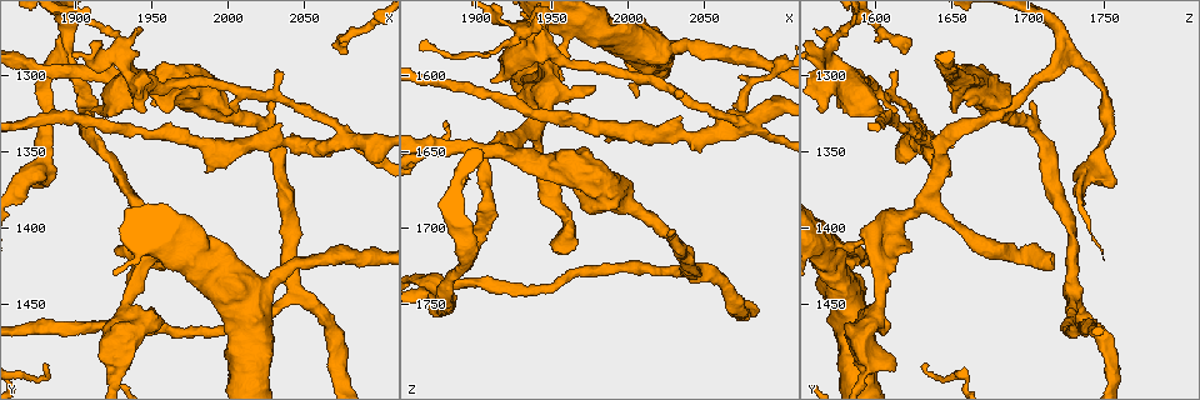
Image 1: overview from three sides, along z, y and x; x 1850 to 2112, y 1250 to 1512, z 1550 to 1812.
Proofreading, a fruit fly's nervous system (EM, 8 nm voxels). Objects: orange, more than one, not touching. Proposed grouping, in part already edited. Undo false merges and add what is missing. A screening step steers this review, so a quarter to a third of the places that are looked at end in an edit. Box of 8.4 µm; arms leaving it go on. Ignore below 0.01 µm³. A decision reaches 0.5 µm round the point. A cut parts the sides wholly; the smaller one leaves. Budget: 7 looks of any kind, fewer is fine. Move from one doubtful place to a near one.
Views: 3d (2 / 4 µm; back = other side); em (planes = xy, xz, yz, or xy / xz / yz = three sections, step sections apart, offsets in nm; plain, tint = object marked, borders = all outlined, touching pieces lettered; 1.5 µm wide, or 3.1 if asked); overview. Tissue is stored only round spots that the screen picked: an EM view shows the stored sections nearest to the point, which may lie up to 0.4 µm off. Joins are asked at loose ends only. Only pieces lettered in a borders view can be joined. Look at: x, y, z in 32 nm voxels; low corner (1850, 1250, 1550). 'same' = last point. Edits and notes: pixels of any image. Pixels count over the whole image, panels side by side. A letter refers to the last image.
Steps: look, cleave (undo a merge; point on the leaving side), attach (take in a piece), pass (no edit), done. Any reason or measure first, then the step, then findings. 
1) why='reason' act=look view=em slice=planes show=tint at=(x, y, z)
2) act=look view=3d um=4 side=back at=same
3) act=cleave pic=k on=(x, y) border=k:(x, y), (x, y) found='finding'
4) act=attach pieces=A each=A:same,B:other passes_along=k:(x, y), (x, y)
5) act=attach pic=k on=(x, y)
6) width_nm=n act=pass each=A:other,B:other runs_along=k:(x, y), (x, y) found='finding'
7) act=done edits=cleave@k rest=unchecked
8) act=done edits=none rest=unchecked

why='three-way junction' act=look view=3d um=2 at=(1938, 1382, 1634)

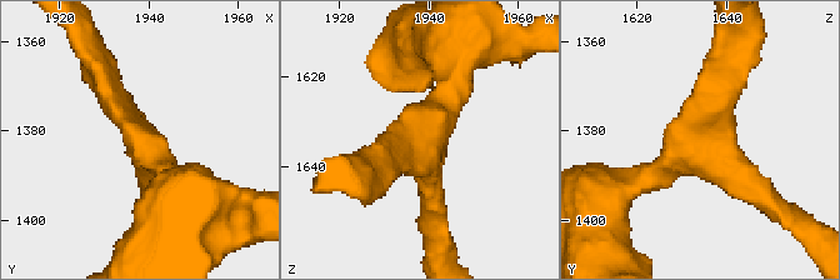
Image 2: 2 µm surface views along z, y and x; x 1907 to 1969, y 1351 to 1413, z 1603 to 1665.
arms=3 arm_widths_nm=170,220,360 why='now the EM' act=look view=em slice=yz step=8 show=tint at=(1940, 1383, 1635)

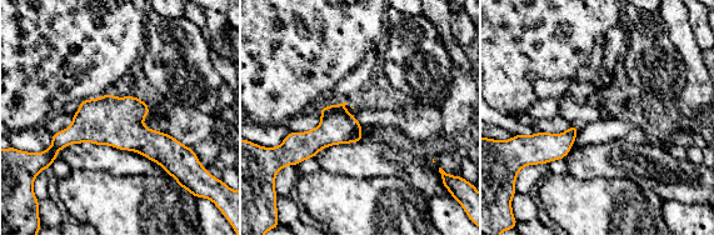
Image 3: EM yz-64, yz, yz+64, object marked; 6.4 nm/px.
why='cut it another way' act=look view=em slice=planes show=borders at=same

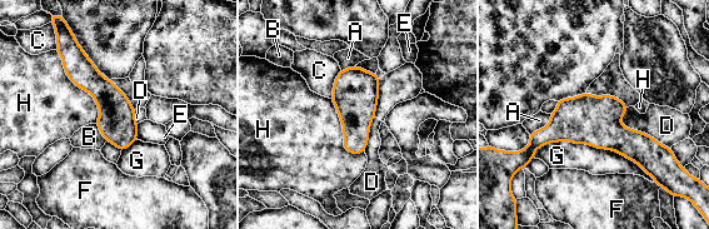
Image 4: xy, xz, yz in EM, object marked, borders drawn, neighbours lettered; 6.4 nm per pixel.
longest_contact=G:800nm act=pass each=A:other,B:other,C:other,D:other,E:other,F:other,G:other,H:other runs_along=4:(533, 137), (607, 132), (657, 155) found='continuous, no second cell'

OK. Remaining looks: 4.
why='branch stops here' act=look view=3d um=4 side=back at=(1952, 1424, 1716)

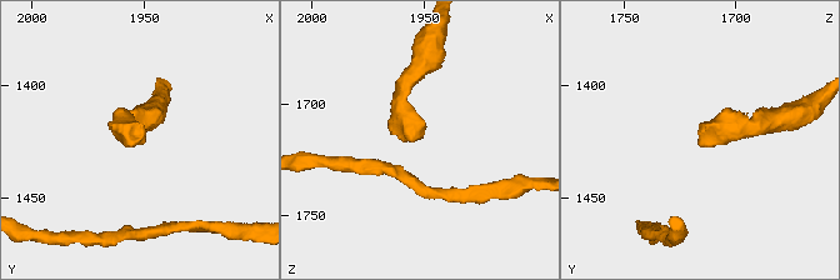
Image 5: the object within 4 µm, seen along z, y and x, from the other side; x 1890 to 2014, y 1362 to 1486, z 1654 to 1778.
why='need the tissue' act=look view=em slice=planes show=tint at=(1953, 1422, 1716)

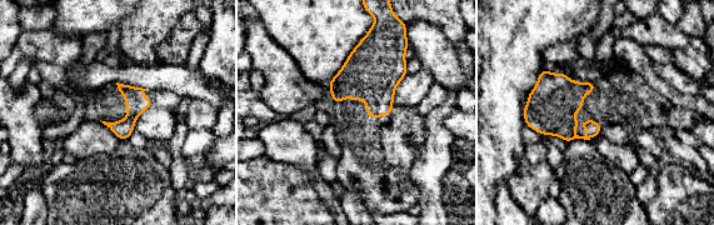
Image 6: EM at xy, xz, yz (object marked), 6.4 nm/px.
act=look view=em slice=planes show=borders at=same

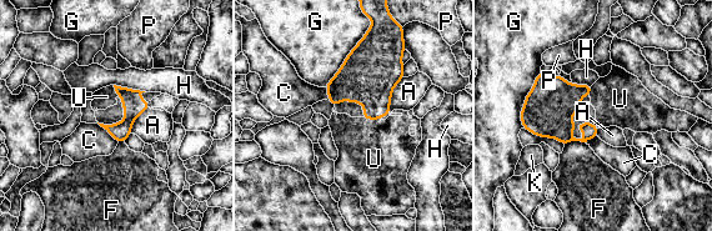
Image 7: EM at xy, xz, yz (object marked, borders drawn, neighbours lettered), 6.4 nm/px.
act=attach pieces=U each=A:other,C:other,F:other,G:other,H:other,K:other,P:other,U:same found='the cell continues'

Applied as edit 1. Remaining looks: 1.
act=done edits=attach@7 rest=unchecked

